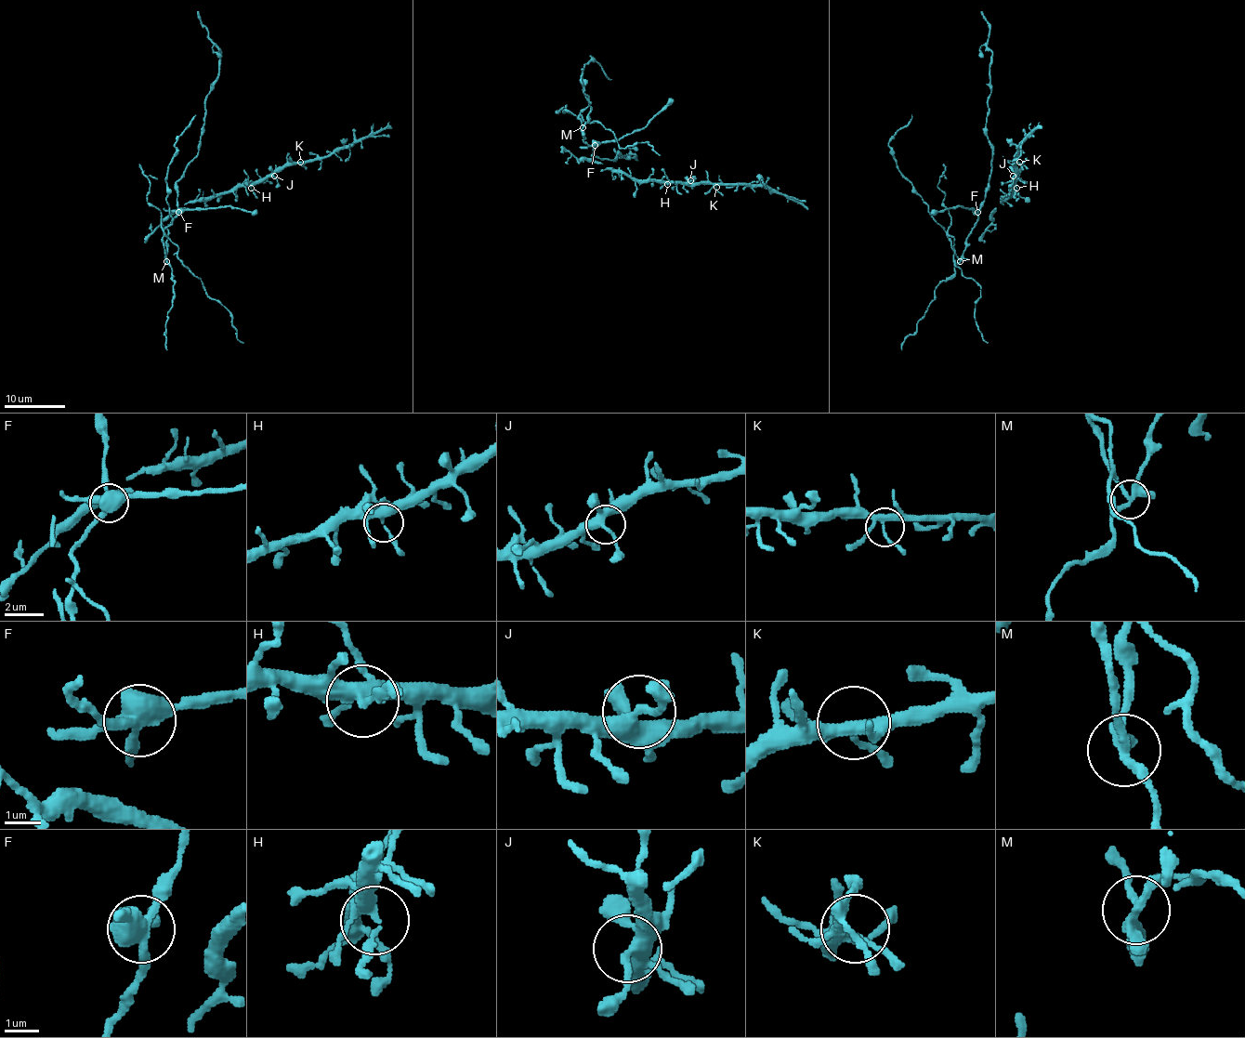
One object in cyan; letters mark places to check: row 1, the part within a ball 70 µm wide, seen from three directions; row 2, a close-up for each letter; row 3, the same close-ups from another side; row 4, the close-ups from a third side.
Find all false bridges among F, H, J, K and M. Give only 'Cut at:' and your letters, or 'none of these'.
Cut at: F, M

